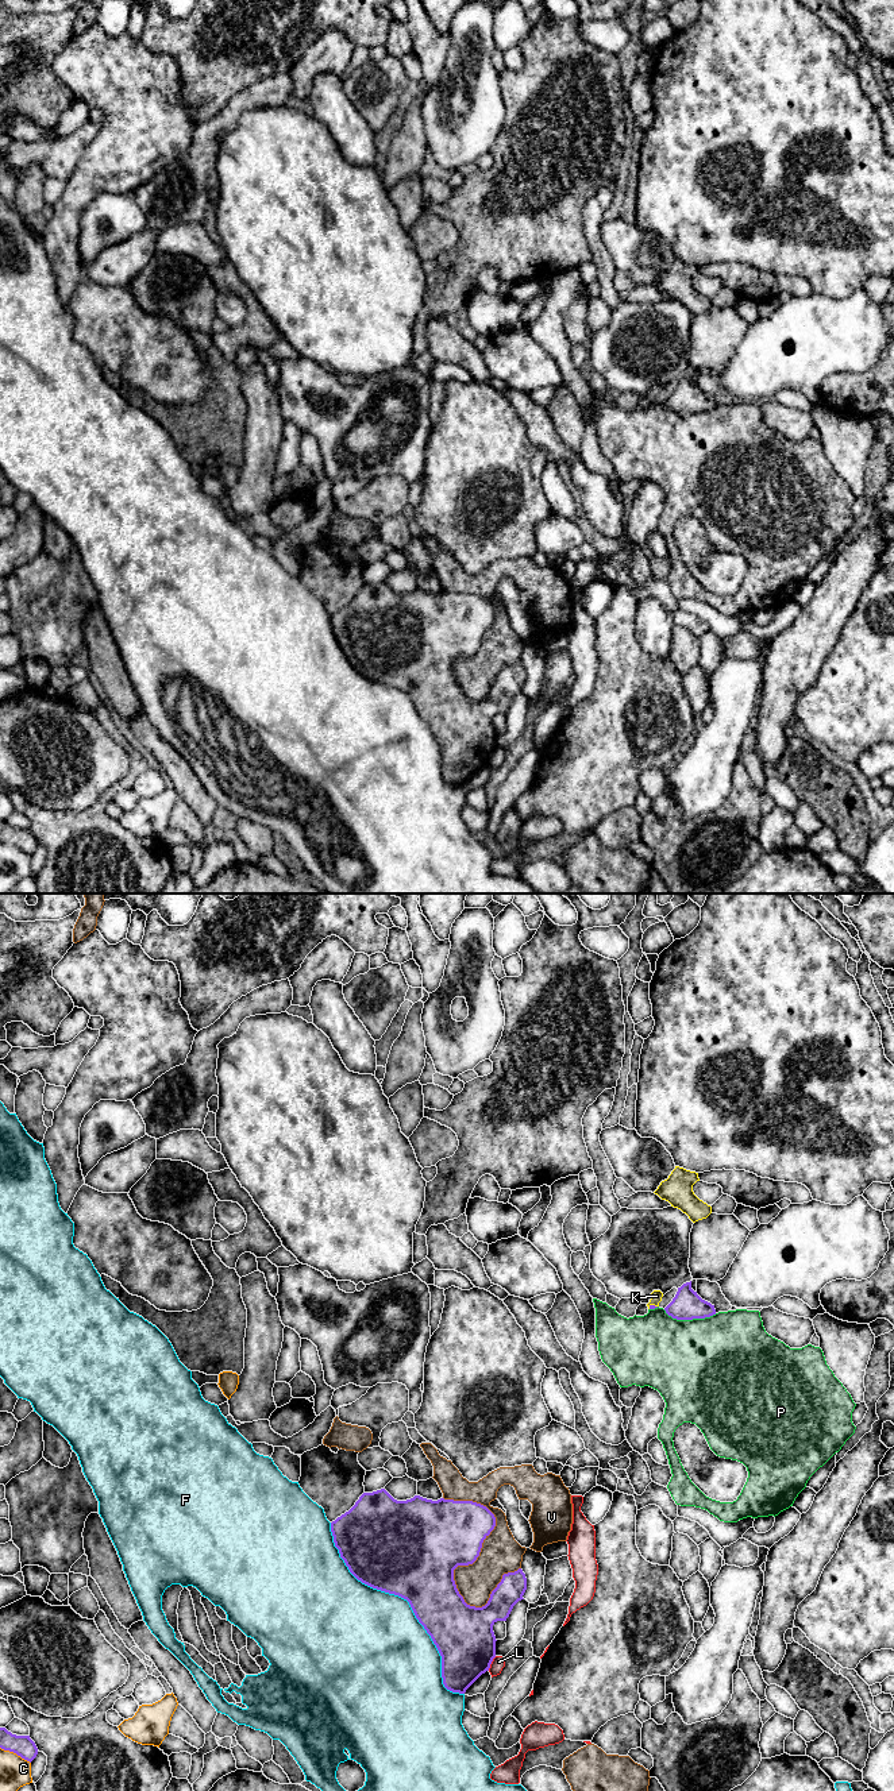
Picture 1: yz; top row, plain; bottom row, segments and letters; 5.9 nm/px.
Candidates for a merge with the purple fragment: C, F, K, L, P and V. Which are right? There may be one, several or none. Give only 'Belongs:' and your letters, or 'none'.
Belongs: K

